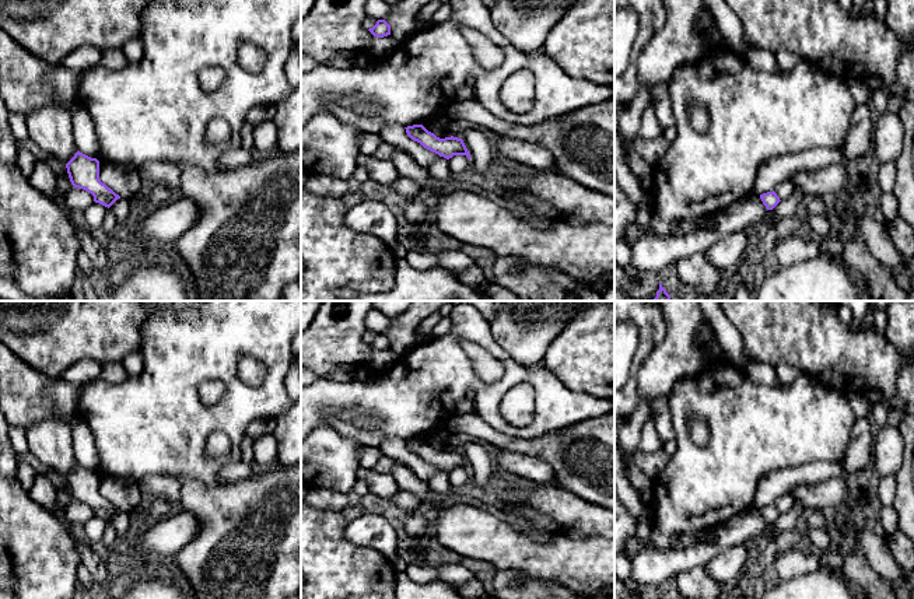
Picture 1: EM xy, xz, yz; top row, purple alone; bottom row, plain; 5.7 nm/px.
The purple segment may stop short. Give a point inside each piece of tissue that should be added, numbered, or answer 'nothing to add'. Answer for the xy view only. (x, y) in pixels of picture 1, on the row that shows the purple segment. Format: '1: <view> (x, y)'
nothing to add

